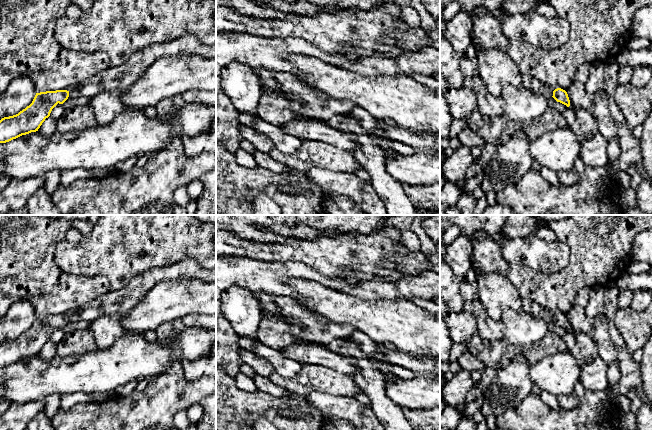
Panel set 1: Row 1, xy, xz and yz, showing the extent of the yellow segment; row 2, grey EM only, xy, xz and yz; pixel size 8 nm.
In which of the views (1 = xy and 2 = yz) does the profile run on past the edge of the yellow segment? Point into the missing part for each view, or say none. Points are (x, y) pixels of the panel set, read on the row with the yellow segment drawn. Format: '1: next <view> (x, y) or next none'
1: next xy (115, 78)
2: next yz (530, 83)

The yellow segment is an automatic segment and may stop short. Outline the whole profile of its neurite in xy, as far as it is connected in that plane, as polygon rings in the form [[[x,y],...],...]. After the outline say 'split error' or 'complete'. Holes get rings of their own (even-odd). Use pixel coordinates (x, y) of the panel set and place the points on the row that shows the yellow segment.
[[[185,35],[164,43],[153,43],[133,53],[122,65],[110,66],[85,79],[69,91],[36,93],[29,106],[16,115],[0,120],[0,143],[38,131],[45,119],[50,116],[52,109],[58,103],[63,104],[69,97],[92,98],[100,93],[123,91],[141,77],[156,60],[180,54],[215,59],[216,43],[212,46],[204,45],[193,35]]] | split error

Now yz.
[[[529,75],[523,76],[523,87],[541,95],[547,95],[548,97],[553,97],[557,102],[560,102],[567,107],[570,106],[570,100],[568,94],[565,90],[557,88],[552,91],[546,84],[540,82],[538,79],[533,78]]] | split error

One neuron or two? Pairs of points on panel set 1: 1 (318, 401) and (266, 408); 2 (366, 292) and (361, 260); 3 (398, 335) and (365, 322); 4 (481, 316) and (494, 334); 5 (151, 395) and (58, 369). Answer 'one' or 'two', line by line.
1: two
2: two
3: one
4: one
5: two

